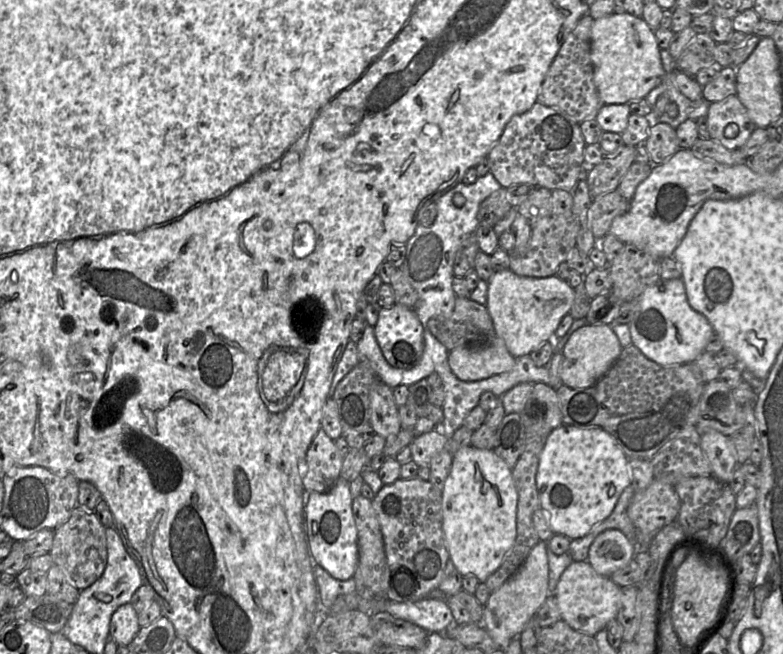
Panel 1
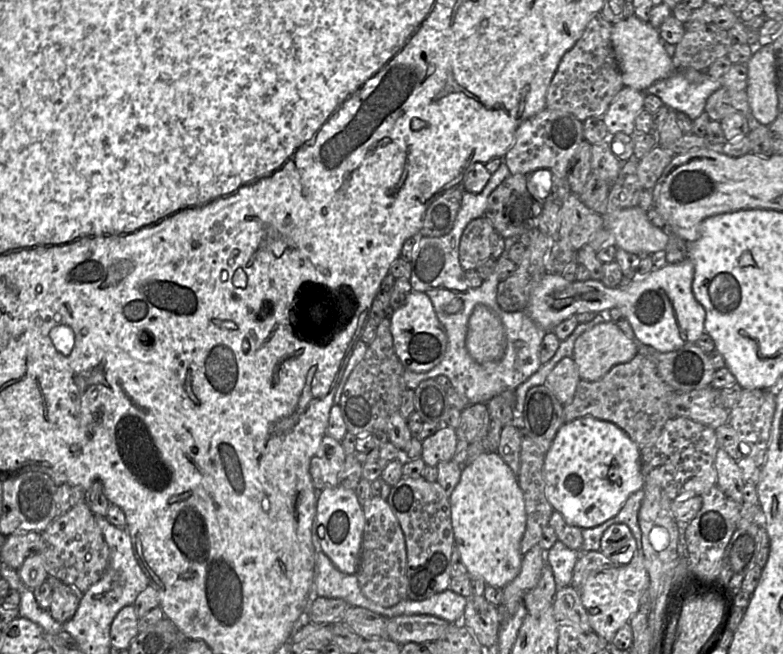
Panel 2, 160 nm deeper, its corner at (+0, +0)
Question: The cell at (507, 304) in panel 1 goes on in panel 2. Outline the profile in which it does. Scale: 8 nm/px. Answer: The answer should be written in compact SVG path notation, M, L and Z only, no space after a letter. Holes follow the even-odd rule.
M686 258L678 264L669 264L652 271L645 279L626 281L617 288L608 288L601 281L585 282L567 281L562 275L545 274L540 283L532 291L525 310L531 319L546 331L552 331L559 323L582 312L608 313L611 309L619 309L630 323L635 341L650 346L655 350L667 353L681 349L686 344L695 344L705 332L706 311L695 299L692 291L694 264Z

